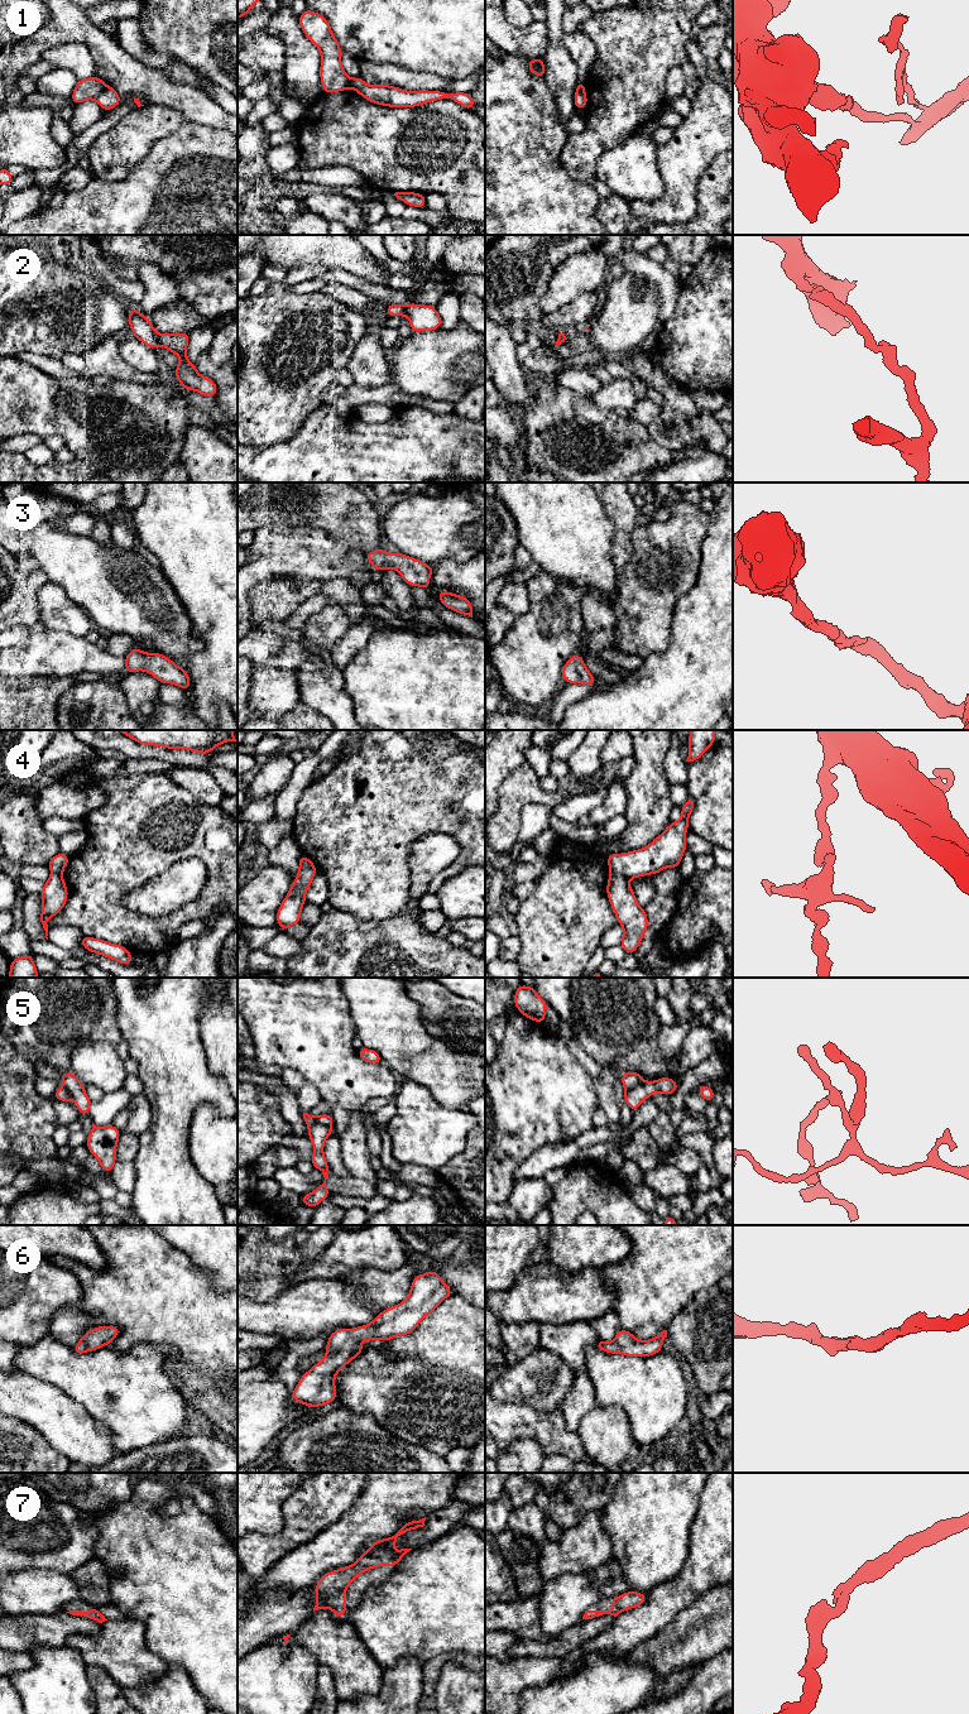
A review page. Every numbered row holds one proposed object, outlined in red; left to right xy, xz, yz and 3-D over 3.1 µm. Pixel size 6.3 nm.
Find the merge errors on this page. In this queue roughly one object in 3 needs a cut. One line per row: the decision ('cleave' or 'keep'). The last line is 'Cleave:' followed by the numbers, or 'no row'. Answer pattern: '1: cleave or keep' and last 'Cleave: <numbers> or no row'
1: cleave
2: cleave
3: keep
4: cleave
5: cleave
6: keep
7: keep
Cleave: 1, 2, 4, 5

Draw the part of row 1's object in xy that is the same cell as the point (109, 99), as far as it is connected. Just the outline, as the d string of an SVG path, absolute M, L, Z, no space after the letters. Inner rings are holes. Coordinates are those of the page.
M106 86L106 88L97 96L96 101L104 111L109 111L121 102L121 97L114 87Z

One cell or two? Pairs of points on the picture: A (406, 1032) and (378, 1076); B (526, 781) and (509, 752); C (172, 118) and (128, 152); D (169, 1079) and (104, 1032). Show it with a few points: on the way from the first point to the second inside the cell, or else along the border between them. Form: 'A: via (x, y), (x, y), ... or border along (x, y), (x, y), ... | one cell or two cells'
A: border along (383, 1062), (394, 1074) | two cells
B: border along (527, 763), (517, 767), (505, 778), (499, 790) | two cells
C: via (161, 121), (139, 140) | one cell
D: border along (115, 1008), (115, 1019), (121, 1037) | two cells

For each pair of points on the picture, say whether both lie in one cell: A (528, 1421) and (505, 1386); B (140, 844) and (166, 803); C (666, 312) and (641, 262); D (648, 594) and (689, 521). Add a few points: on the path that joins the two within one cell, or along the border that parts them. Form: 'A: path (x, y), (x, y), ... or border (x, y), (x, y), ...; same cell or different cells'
A: border (498, 1400), (512, 1402); different cells
B: path (140, 834), (140, 830), (156, 814); same cell
C: path (666, 299), (666, 286), (653, 273); same cell
D: path (636, 574), (657, 560), (675, 541); same cell

